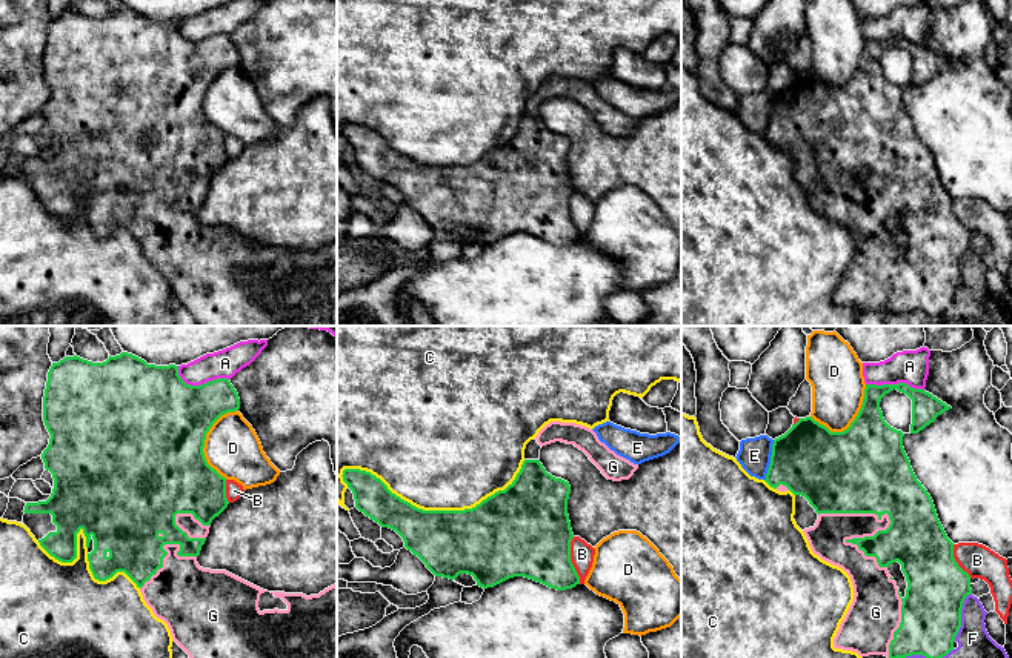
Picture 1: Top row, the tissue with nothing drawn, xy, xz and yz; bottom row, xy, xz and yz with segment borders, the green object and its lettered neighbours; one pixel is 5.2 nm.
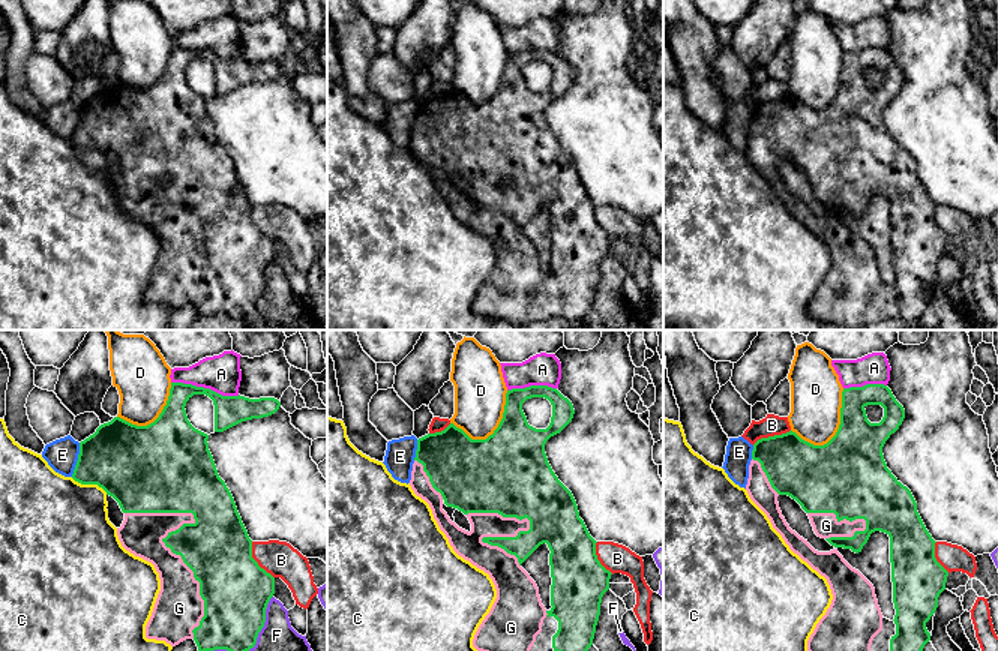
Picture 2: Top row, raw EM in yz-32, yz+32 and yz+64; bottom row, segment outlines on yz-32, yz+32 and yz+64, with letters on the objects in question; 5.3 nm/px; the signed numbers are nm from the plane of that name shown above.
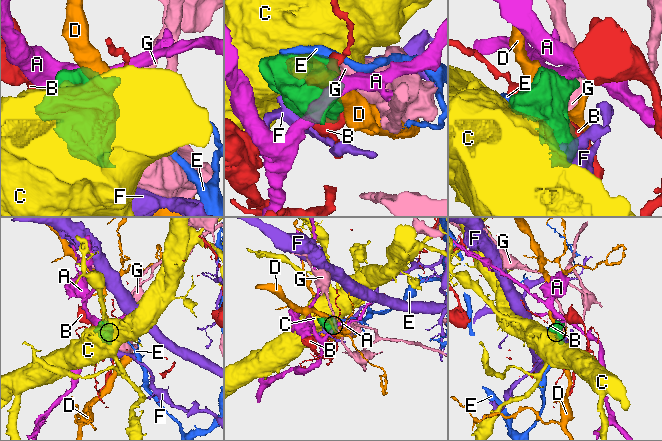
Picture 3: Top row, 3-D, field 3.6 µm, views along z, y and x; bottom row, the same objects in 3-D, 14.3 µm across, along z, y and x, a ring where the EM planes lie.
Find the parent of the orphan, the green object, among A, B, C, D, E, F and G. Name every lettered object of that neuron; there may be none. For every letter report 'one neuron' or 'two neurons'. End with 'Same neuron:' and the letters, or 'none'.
A: two neurons
B: two neurons
C: two neurons
D: two neurons
E: two neurons
F: two neurons
G: one neuron
Same neuron: G

